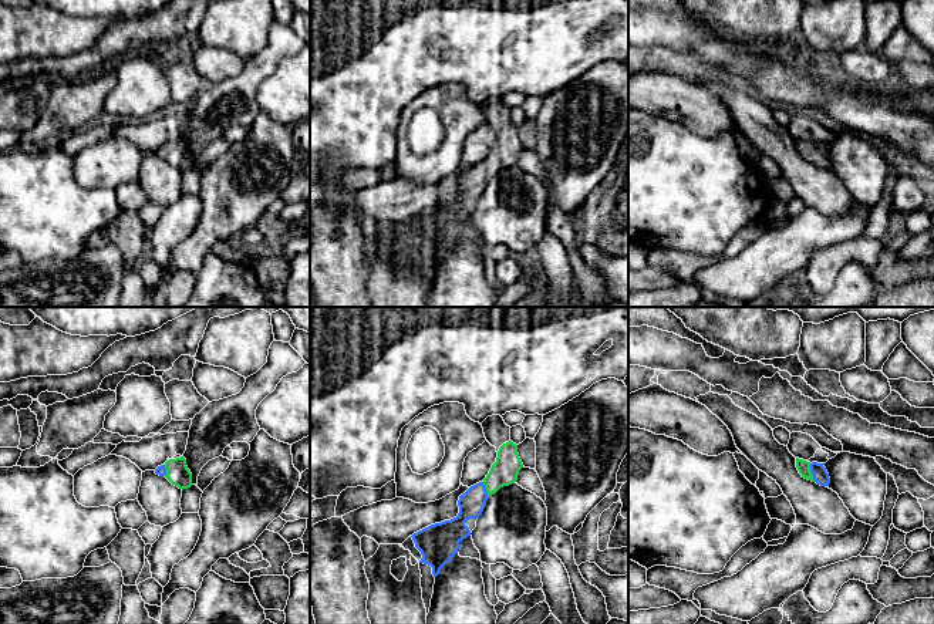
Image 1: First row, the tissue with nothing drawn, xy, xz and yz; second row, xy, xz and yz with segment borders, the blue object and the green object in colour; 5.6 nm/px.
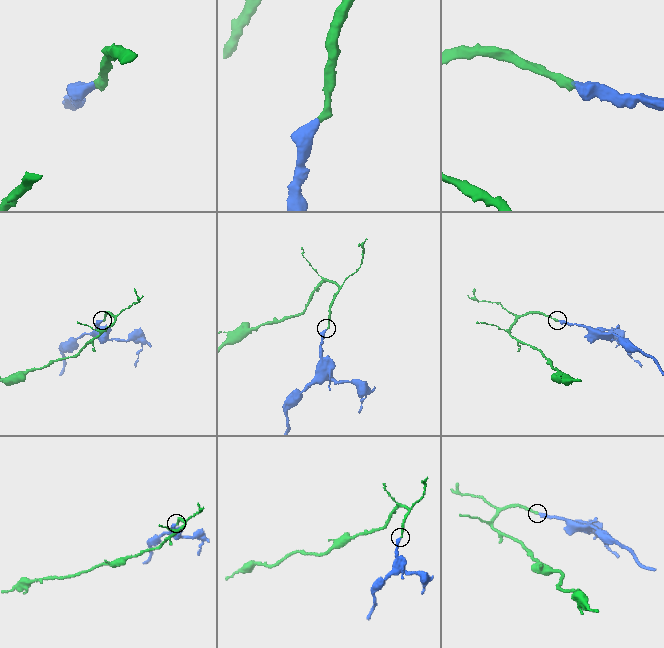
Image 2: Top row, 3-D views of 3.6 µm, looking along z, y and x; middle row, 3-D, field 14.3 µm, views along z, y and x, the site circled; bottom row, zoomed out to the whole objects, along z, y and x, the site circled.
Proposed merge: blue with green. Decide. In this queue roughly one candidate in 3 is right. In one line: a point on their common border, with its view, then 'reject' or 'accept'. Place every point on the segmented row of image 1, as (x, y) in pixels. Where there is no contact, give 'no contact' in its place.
yz (811, 471) | accept

